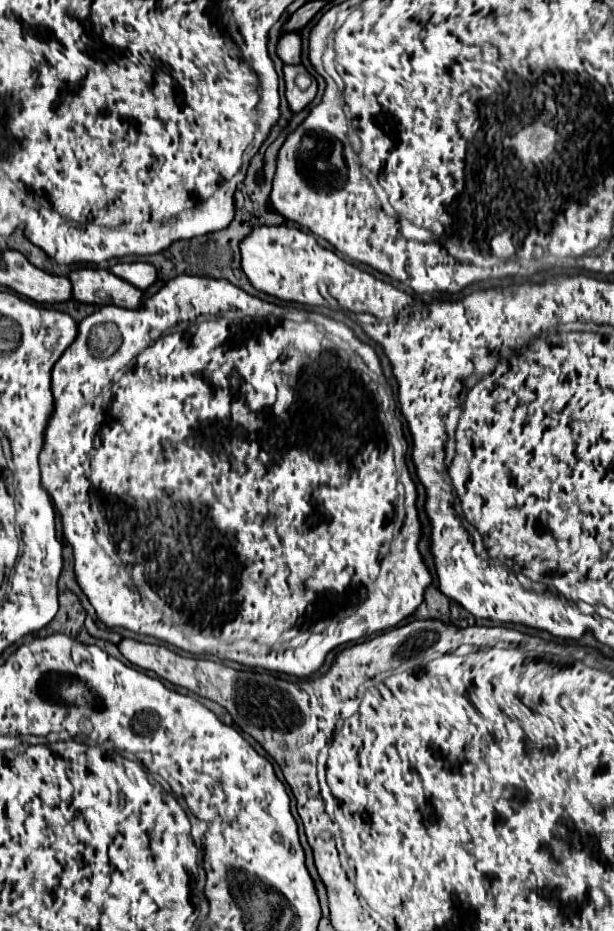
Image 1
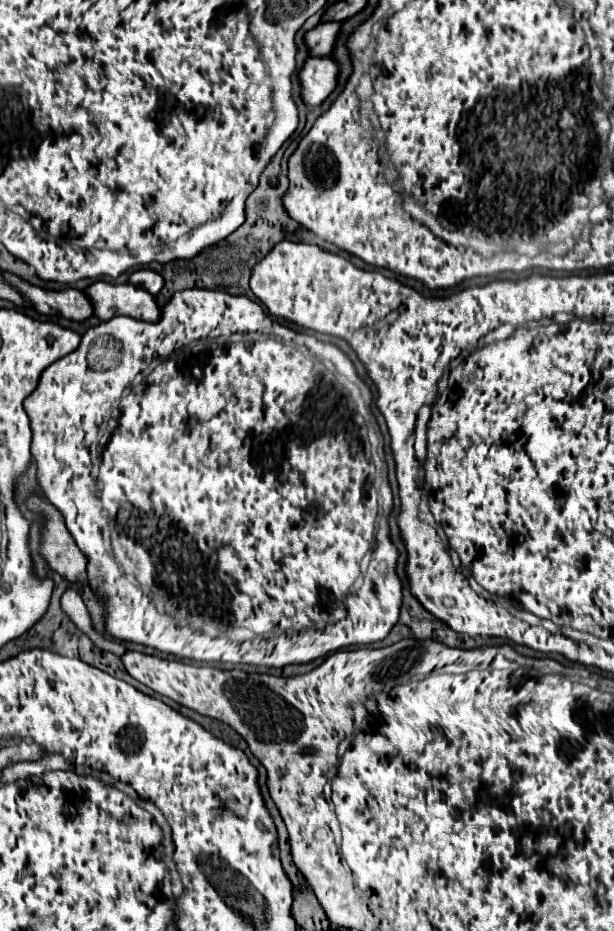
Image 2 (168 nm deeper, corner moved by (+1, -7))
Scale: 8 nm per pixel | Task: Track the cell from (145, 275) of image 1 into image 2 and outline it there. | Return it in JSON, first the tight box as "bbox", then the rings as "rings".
{"bbox":[130,268,164,296],"rings":[[[142,268],[142,270],[132,272],[130,282],[132,282],[134,286],[138,286],[138,288],[148,290],[148,292],[154,294],[154,296],[156,296],[156,294],[162,290],[162,286],[164,286],[162,276],[160,276],[158,272],[154,272],[154,270],[148,270],[148,268]]]}

